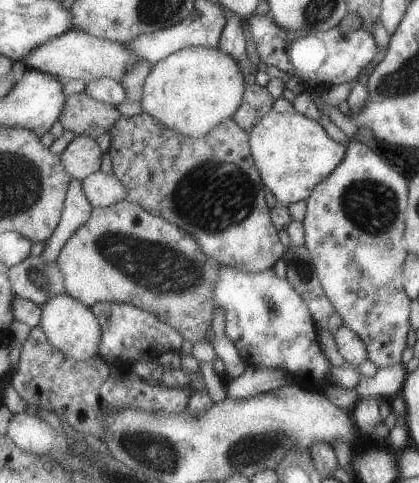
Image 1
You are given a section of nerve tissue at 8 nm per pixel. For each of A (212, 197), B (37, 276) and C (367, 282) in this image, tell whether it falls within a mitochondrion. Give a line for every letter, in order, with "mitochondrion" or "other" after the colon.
A: mitochondrion
B: mitochondrion
C: other

